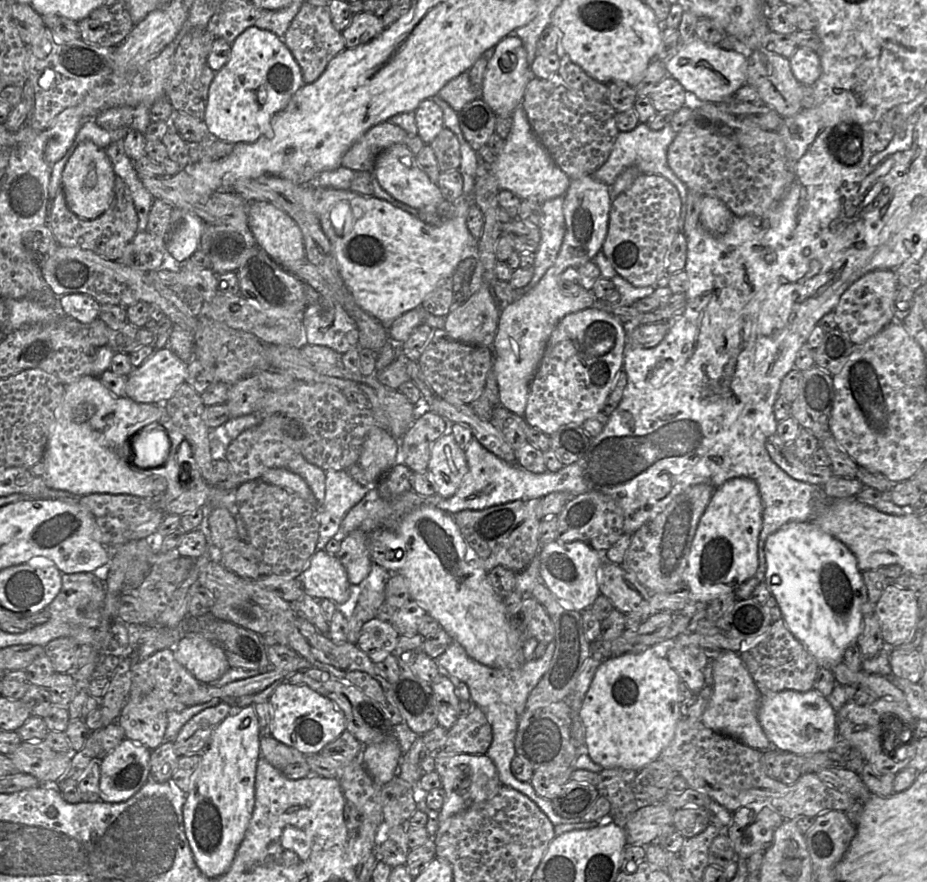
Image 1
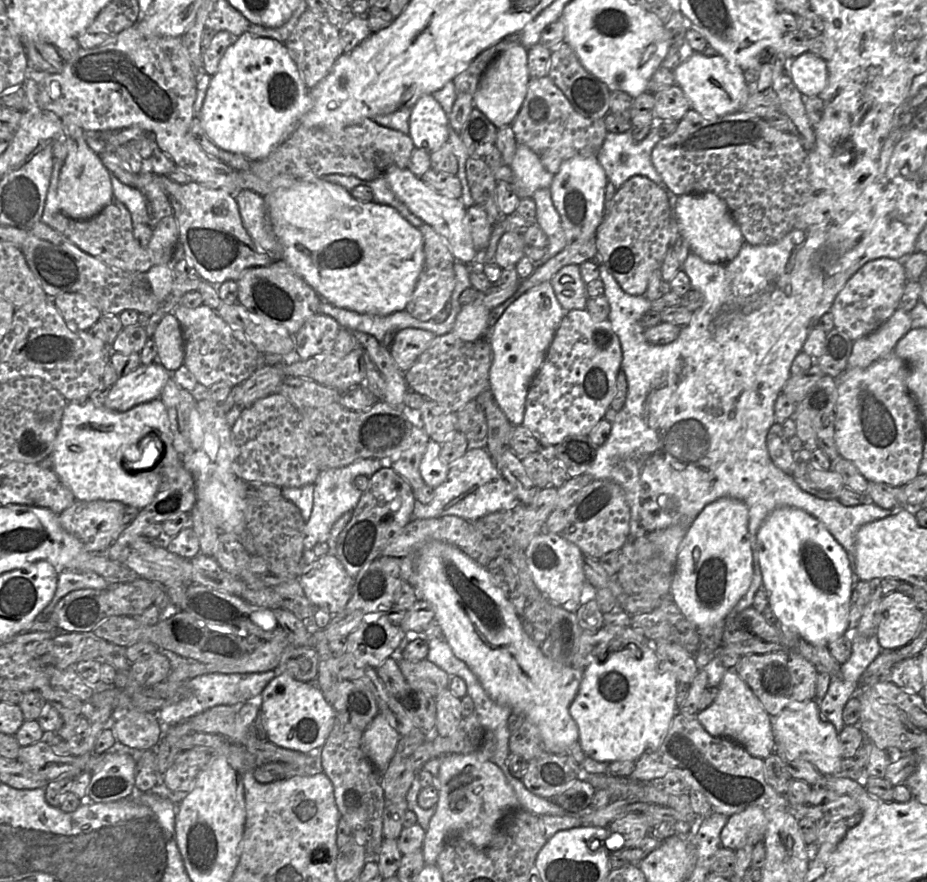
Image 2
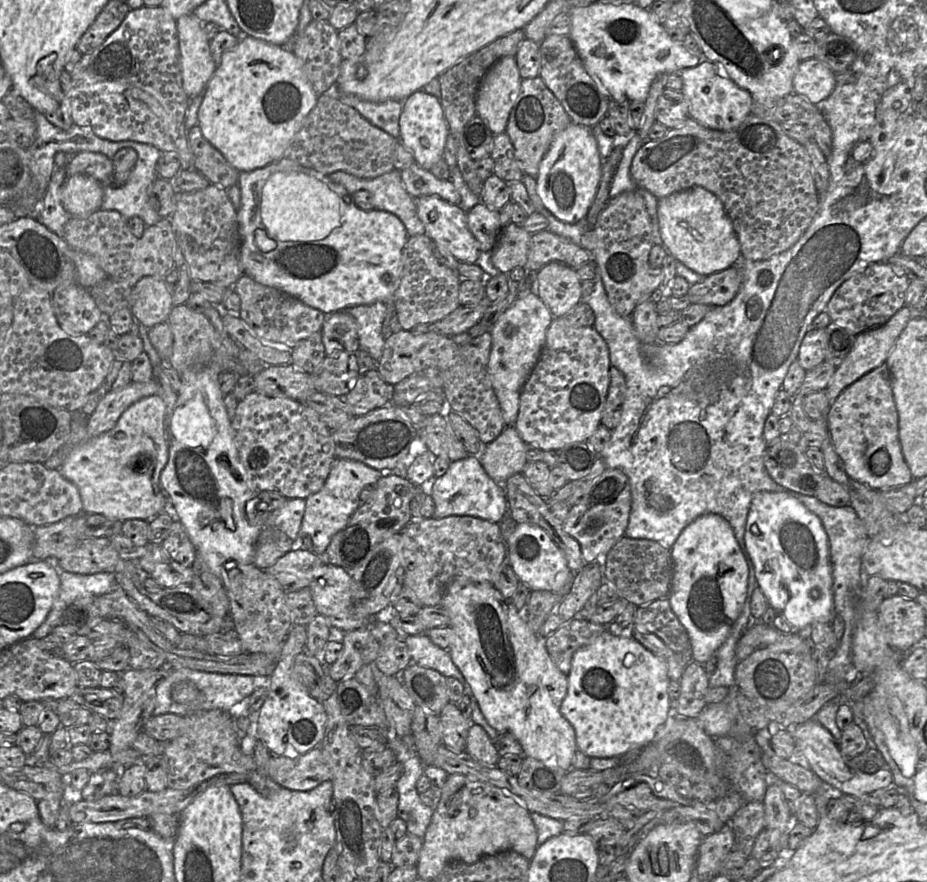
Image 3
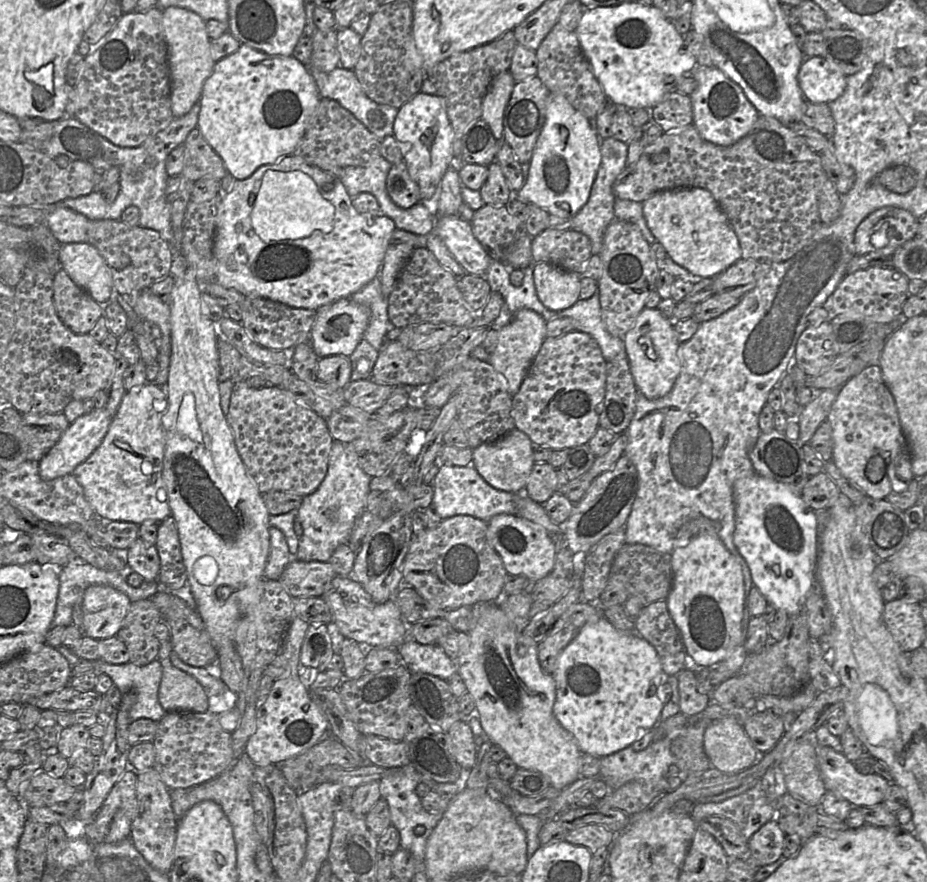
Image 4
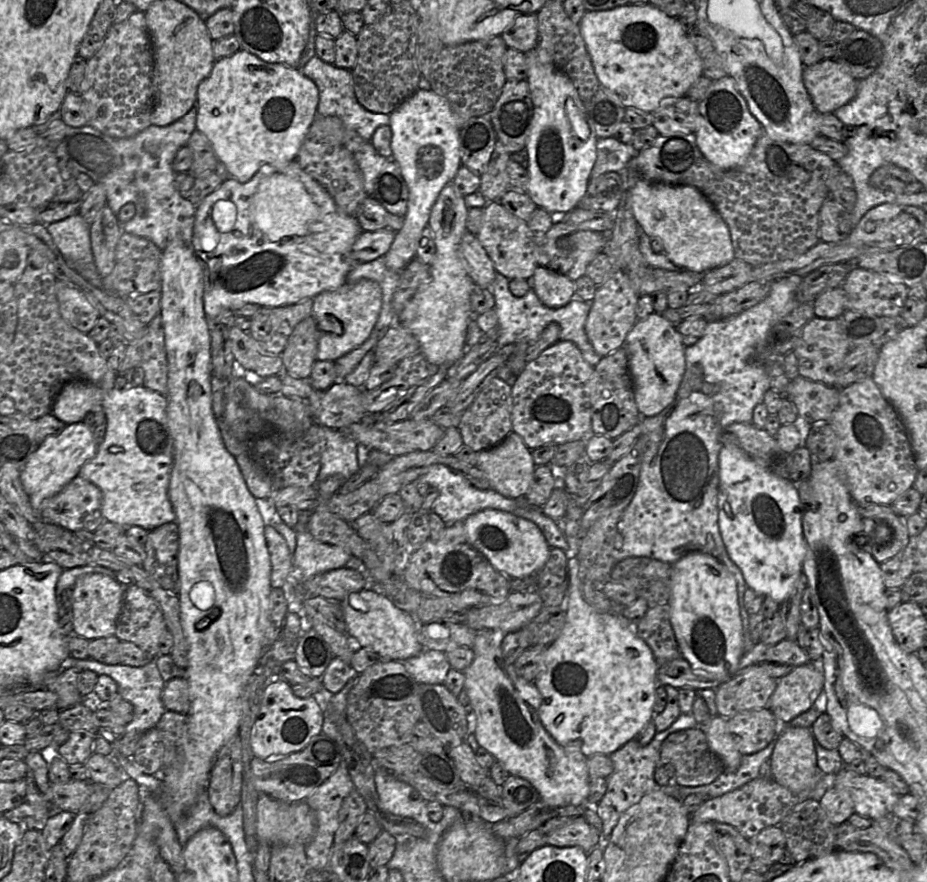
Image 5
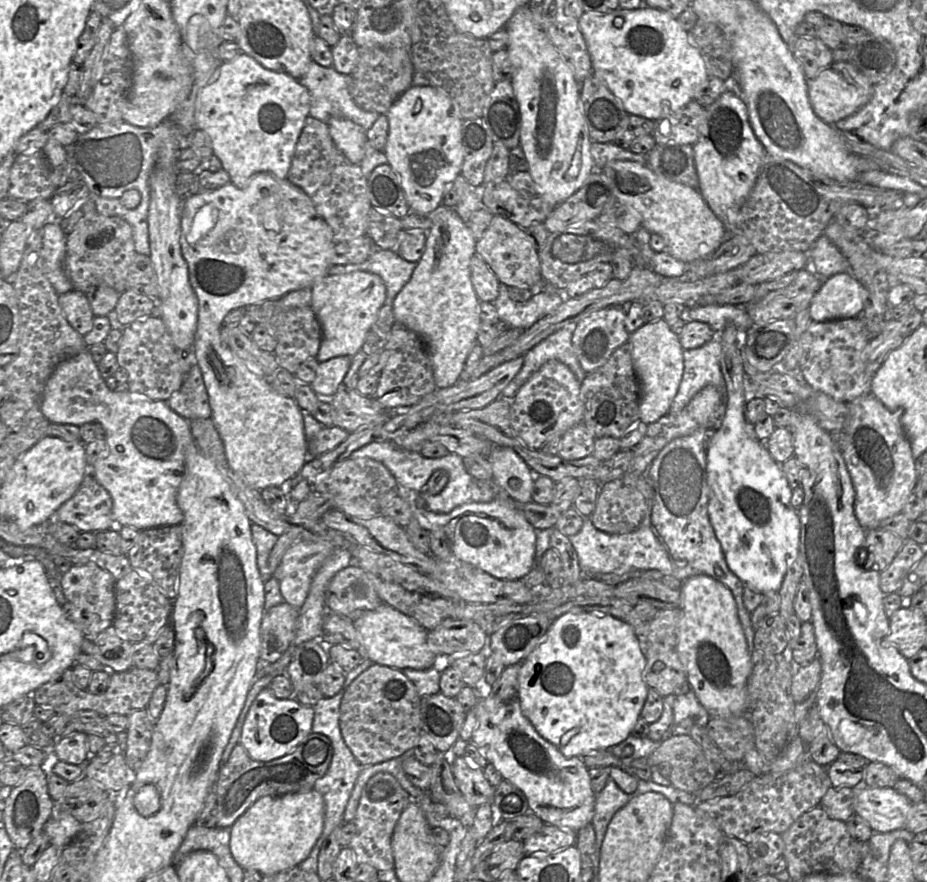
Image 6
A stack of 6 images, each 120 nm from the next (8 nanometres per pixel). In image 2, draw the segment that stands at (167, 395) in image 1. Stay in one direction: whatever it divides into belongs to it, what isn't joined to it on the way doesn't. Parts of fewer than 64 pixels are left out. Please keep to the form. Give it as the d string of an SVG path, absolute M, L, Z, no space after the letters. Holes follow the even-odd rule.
M158 361L140 365L111 386L103 406L112 411L125 412L160 398L163 387L171 377L172 373Z

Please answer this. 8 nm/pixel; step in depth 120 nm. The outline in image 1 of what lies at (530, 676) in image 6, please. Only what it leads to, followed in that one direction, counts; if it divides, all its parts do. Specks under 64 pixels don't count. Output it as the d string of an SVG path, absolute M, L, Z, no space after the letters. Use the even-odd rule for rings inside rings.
M651 648L629 652L605 659L598 666L579 712L585 728L585 746L591 759L603 768L641 770L659 759L672 741L680 713L678 686L681 679L666 657L658 656Z

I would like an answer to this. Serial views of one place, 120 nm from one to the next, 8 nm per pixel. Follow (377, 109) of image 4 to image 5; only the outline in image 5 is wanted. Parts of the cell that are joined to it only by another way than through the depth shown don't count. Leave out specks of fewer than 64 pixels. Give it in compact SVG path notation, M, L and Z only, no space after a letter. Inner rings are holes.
M315 55L300 71L303 75L312 80L318 88L318 115L335 116L341 119L347 128L355 131L366 141L371 141L378 127L389 125L390 114L370 112L359 104L355 97L353 77L350 70L338 68L334 64L327 64Z

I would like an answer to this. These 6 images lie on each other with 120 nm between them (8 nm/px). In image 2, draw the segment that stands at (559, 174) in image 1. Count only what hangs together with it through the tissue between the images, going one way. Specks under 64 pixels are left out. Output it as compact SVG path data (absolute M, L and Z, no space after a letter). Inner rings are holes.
M517 144L510 168L514 177L513 190L519 198L532 197L541 188L549 188L554 174L546 170L539 156L527 145Z

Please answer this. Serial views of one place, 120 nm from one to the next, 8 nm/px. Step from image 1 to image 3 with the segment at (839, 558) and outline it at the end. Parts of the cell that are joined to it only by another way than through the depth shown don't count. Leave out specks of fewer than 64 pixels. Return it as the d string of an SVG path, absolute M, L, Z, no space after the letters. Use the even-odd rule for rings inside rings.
M760 491L754 494L747 516L745 527L745 546L752 560L757 579L757 587L764 593L768 604L772 606L777 614L781 614L793 627L796 632L806 632L814 623L831 623L836 616L833 603L833 577L832 566L830 562L830 550L828 536L824 530L821 520L814 513L808 510L793 494L789 491L769 492Z

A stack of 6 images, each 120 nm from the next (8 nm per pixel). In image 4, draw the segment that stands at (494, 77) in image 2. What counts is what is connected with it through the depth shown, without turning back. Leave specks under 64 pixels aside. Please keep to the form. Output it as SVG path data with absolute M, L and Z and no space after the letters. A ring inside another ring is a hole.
M509 70L502 72L494 78L482 102L481 118L487 122L498 142L503 140L504 113L515 84Z

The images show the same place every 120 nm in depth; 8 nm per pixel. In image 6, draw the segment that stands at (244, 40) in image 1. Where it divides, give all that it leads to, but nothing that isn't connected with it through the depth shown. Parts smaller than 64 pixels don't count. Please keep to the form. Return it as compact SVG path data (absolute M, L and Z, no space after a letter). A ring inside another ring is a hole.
M242 53L231 61L222 62L207 84L200 89L195 103L196 128L209 137L216 156L237 188L244 188L260 172L269 172L287 179L297 141L309 116L310 94L307 88L288 74L271 71L253 57Z

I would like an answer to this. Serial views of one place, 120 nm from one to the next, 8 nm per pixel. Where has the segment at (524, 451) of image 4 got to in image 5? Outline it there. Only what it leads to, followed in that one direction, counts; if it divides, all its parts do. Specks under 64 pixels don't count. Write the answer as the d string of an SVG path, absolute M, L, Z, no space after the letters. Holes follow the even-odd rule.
M515 432L508 434L500 443L486 450L477 452L477 468L489 481L490 489L507 498L524 498L532 483L536 465L531 450L522 437Z

